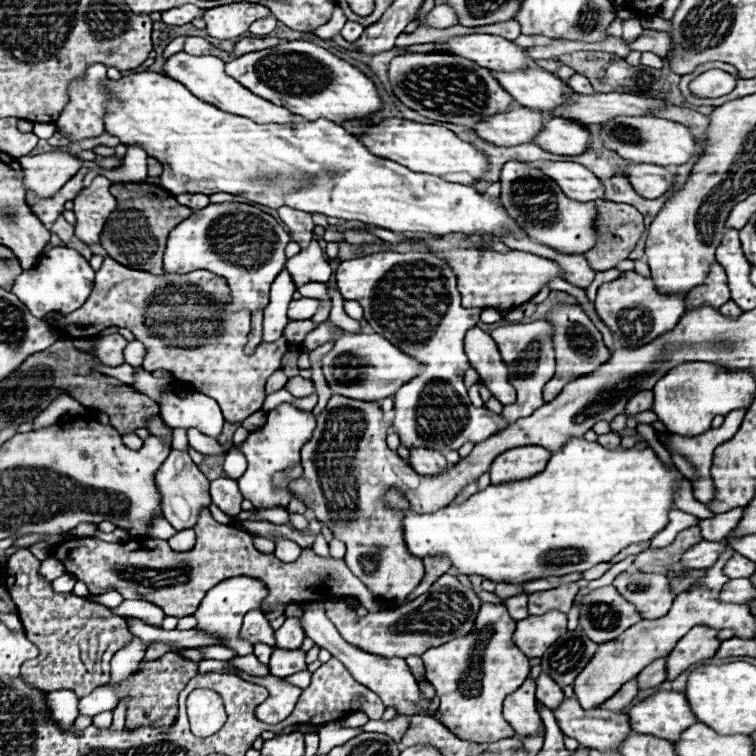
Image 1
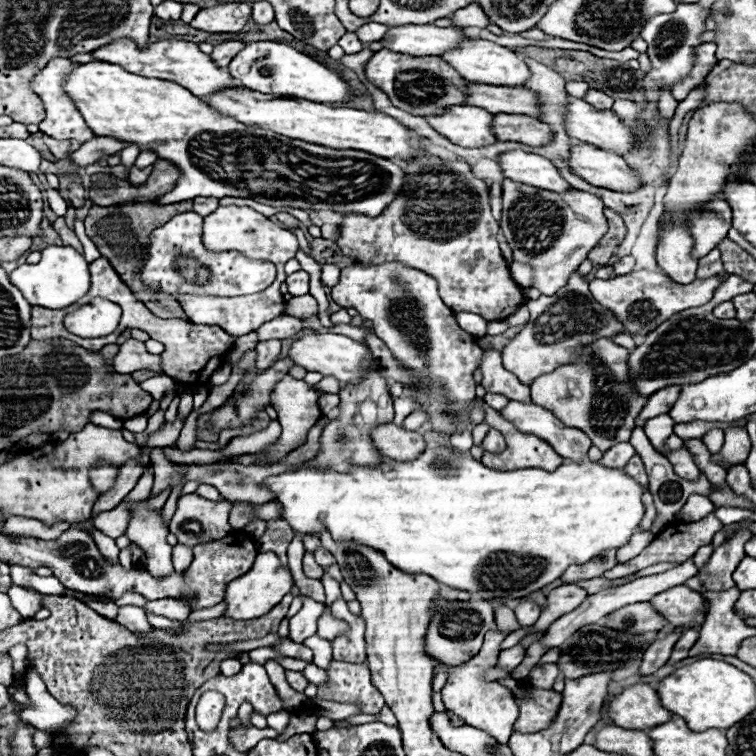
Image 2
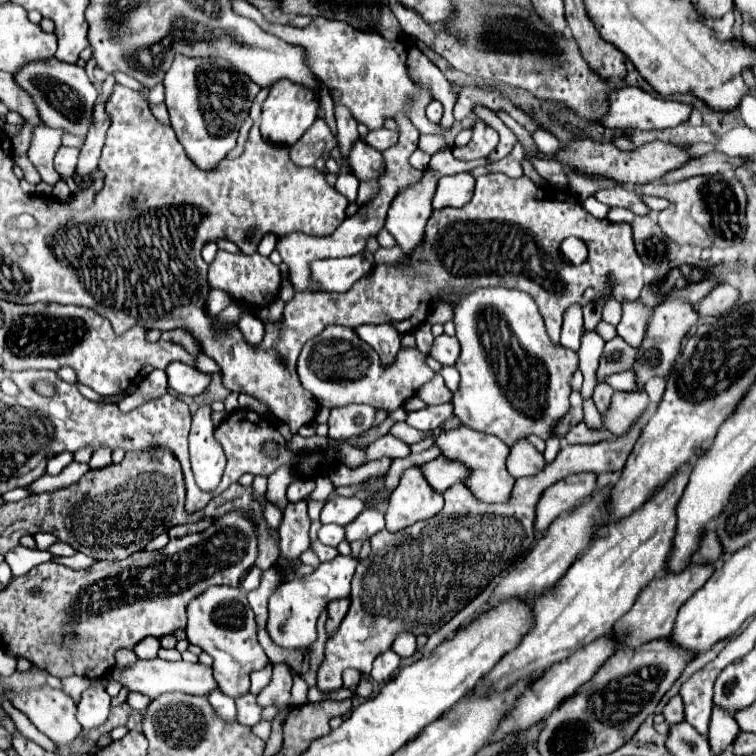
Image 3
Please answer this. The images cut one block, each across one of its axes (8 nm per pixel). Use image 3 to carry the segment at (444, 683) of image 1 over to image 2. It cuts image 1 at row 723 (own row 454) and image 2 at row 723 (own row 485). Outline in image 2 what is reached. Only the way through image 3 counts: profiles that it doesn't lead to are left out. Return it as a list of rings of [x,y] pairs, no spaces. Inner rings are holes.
[[[488,630],[486,638],[484,638],[484,646],[482,650],[472,656],[472,660],[462,662],[458,666],[448,666],[448,664],[438,664],[434,674],[438,672],[448,672],[446,684],[442,688],[442,702],[446,706],[448,712],[456,714],[460,720],[464,720],[470,726],[476,726],[480,730],[484,730],[486,734],[490,734],[496,742],[508,744],[508,738],[512,734],[512,726],[518,718],[518,706],[516,700],[512,696],[512,692],[502,686],[500,682],[488,682],[484,678],[488,668],[494,668],[498,662],[498,654],[500,654],[500,644],[502,640],[508,636],[508,632],[502,630]]]

